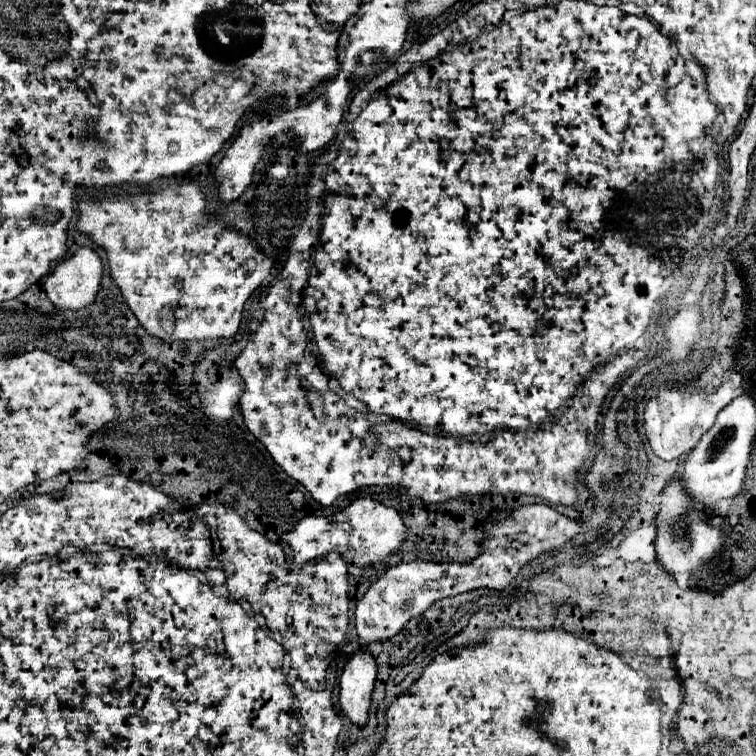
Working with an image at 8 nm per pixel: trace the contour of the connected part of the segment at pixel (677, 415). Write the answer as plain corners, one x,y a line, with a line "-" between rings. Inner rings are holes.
731,380
723,382
721,388
711,396
693,394
693,392
683,394
683,392
673,392
673,390
659,392
655,398
651,398
651,402
645,408
645,432
647,432
653,452
663,460
675,460
679,456
689,454
695,442
713,426
719,410
725,408
741,392
743,388
735,388

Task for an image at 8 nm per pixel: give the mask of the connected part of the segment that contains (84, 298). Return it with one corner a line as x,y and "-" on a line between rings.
79,248
75,254
67,256
61,264
57,264
57,268
47,276
45,292
55,306
67,310
81,310
95,302
97,292
101,288
101,278
103,278
103,262
99,254
93,248

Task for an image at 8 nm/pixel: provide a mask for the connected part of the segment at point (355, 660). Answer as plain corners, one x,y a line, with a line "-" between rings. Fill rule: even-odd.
357,652
343,668
339,680
339,706
343,714
359,728
367,726
371,692
377,664
369,652

